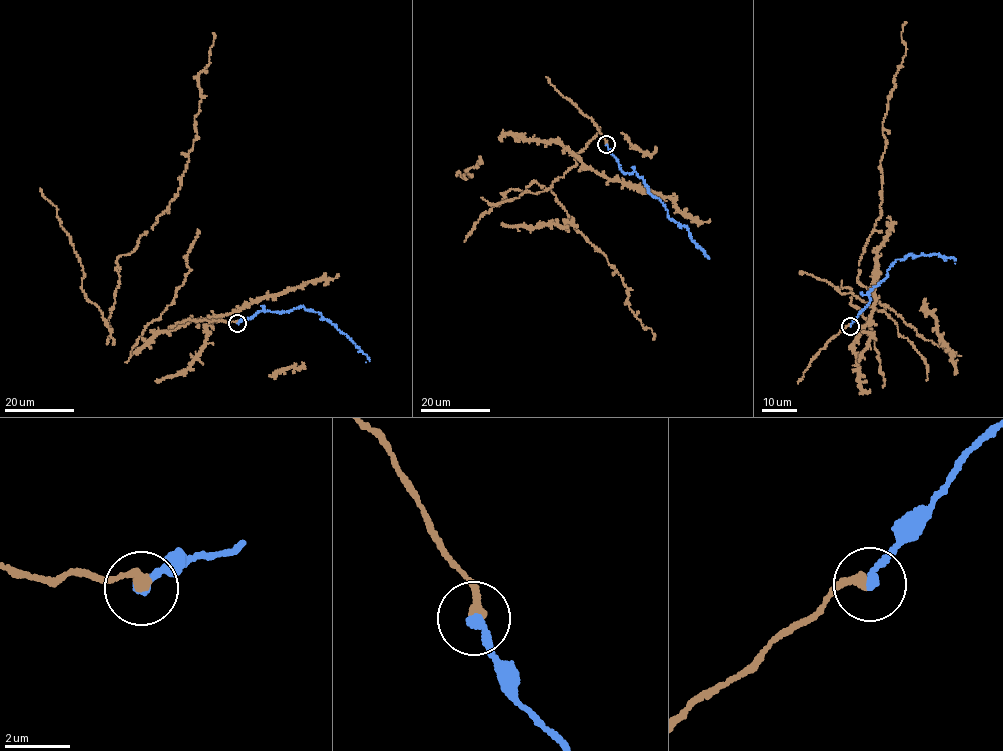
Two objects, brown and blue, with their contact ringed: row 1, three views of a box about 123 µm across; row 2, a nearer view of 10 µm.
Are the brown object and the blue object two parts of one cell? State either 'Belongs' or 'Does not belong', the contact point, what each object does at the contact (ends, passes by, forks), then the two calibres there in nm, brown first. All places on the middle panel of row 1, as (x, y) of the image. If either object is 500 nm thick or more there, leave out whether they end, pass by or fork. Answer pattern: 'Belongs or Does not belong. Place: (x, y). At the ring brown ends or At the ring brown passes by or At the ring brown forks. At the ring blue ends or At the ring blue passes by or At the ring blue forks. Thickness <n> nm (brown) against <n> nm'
Belongs. Place: (606, 144). At the ring brown ends. At the ring blue ends. Thickness 320 nm (brown) against 240 nm

